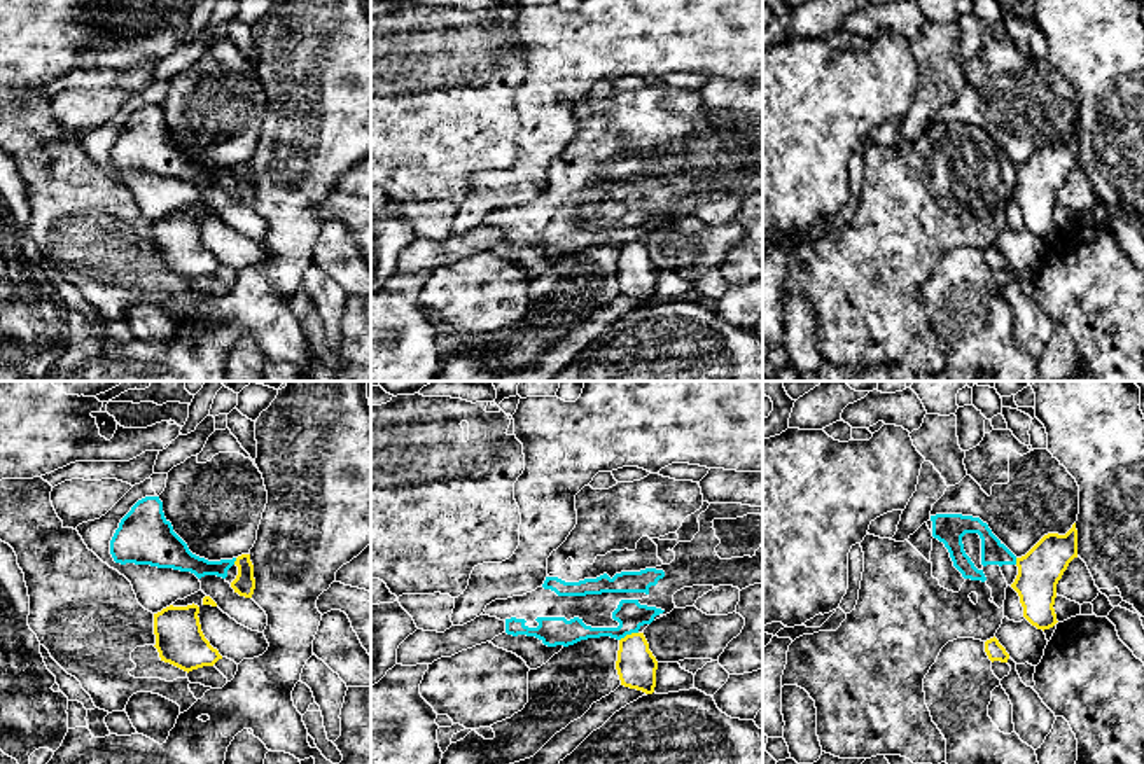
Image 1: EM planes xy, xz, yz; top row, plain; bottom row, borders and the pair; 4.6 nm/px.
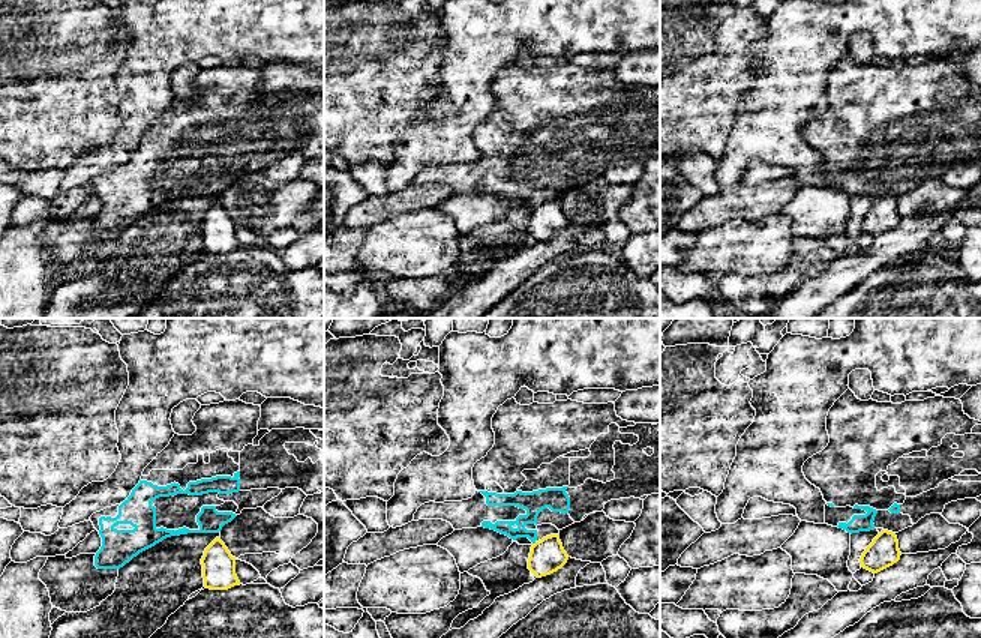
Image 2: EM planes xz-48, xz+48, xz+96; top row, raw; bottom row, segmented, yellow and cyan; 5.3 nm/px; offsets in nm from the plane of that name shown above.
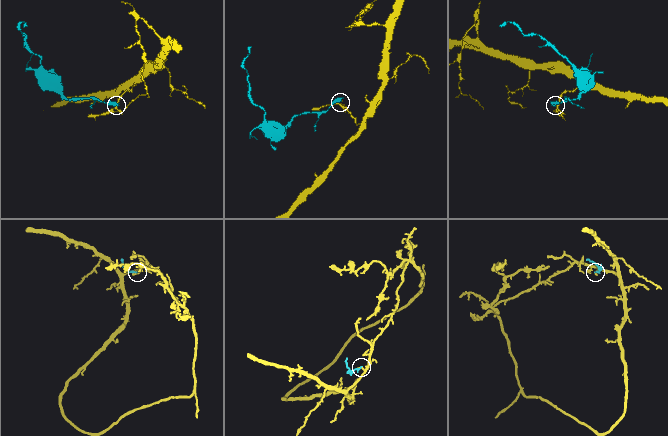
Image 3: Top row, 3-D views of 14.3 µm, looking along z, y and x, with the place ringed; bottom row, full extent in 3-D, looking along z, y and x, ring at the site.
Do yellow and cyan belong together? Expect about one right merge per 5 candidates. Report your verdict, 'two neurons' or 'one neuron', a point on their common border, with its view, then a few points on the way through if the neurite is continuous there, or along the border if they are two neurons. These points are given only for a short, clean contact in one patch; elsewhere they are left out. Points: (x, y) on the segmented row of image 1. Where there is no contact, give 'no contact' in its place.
two neurons; meets yellow in xz at (628, 635); border along xz (637, 632), (627, 633), (620, 640)

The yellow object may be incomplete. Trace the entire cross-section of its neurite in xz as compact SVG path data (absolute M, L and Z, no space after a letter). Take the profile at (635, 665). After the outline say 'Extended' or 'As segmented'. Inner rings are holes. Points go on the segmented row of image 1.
M631 633L619 640L616 670L621 685L652 694L658 661L649 650L644 633Z. As segmented

